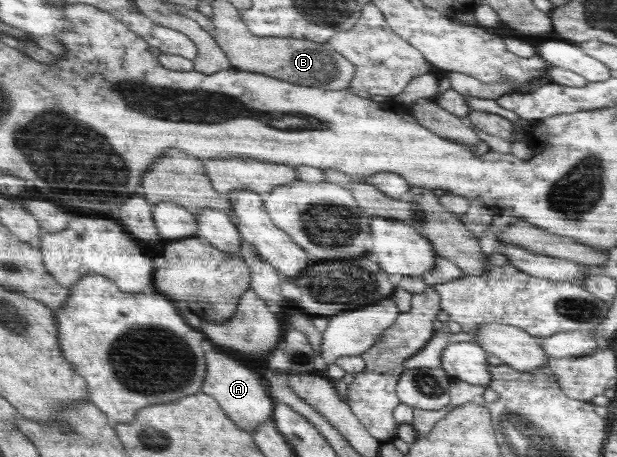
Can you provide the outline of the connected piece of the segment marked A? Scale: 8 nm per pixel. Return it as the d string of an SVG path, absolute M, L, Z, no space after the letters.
M211 347L206 352L206 377L199 391L213 396L222 412L239 428L249 433L264 425L264 421L272 415L272 409L275 409L272 399L266 393L266 385L262 385L262 379L254 371L240 365L234 358L226 357L226 354L214 353Z

